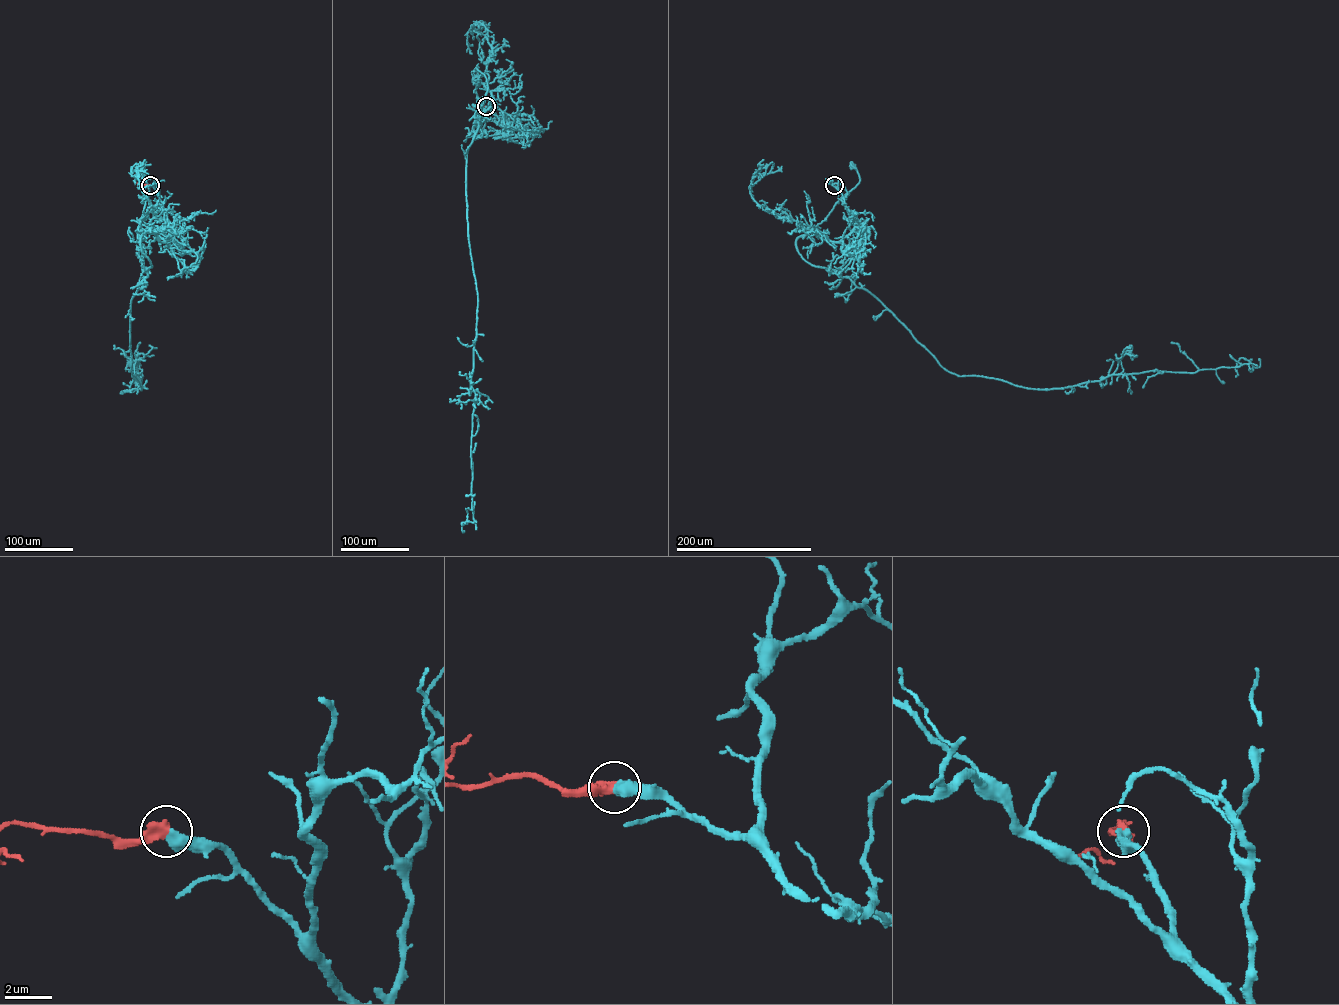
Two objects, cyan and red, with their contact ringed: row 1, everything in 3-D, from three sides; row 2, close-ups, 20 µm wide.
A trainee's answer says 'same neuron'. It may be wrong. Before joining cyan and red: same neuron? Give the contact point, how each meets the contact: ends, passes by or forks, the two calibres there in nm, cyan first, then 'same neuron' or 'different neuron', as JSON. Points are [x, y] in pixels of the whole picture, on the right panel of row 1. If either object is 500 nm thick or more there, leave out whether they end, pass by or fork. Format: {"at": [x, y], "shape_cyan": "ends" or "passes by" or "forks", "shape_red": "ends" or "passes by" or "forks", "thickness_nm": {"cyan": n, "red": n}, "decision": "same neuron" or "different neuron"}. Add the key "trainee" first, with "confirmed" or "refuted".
{"trainee": "confirmed", "at": [834, 185], "thickness_nm": {"cyan": 550, "red": 500}, "decision": "same neuron"}

